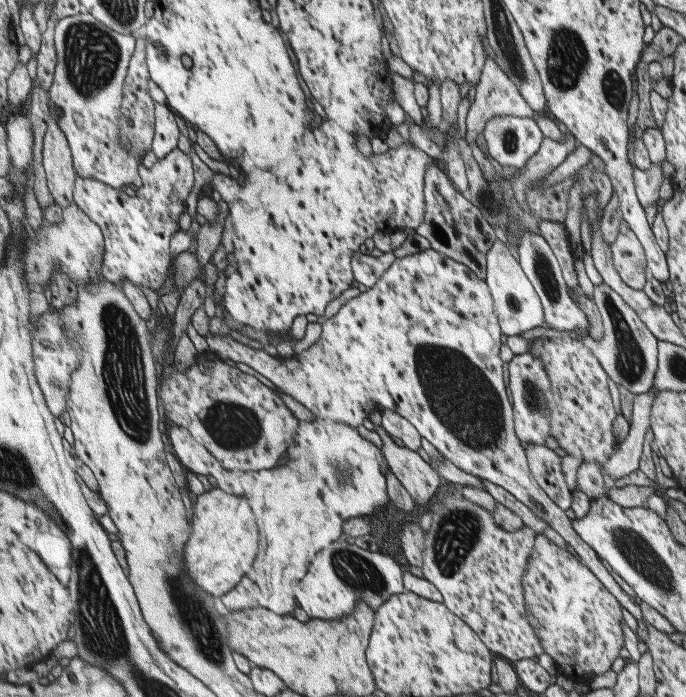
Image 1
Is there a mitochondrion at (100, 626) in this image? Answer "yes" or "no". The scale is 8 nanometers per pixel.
yes

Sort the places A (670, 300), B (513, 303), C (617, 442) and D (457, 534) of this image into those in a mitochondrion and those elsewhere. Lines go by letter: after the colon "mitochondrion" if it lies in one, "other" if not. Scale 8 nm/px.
A: other
B: other
C: other
D: mitochondrion

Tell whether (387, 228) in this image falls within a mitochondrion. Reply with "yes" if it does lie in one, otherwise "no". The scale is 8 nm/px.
no

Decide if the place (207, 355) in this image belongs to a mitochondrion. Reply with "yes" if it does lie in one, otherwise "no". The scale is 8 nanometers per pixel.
no

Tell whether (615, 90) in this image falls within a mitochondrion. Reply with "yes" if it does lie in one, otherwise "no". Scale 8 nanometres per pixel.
yes

